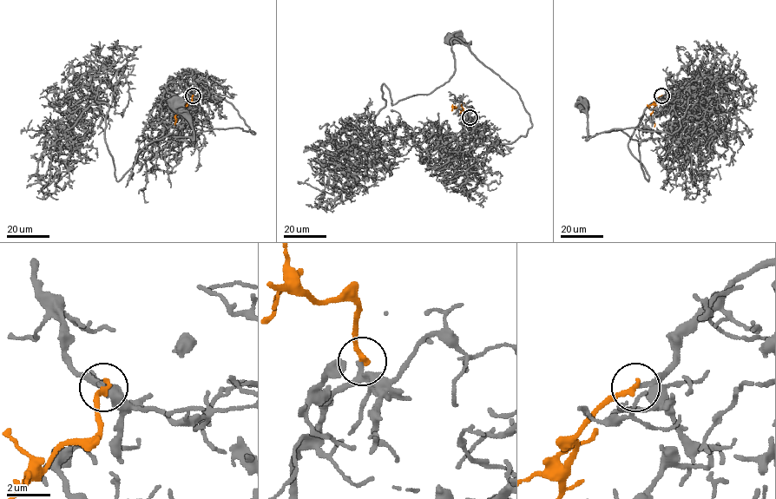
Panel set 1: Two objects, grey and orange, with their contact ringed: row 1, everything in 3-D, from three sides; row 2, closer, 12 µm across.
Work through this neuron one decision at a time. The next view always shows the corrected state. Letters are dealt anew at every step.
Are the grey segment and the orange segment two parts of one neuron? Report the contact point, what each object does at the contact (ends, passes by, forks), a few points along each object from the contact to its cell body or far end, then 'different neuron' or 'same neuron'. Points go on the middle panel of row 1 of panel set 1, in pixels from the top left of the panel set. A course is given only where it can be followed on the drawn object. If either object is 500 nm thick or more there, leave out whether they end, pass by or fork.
(470, 117) | grey passes by | orange ends | grey via (470, 117), (456, 141), (460, 149), (511, 143), (532, 125), (519, 94), (477, 58), (470, 42), (451, 37) | orange via (470, 117), (468, 111), (452, 107), (452, 109) | same neuron

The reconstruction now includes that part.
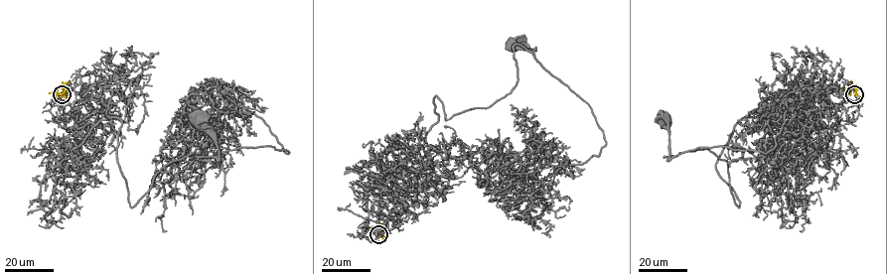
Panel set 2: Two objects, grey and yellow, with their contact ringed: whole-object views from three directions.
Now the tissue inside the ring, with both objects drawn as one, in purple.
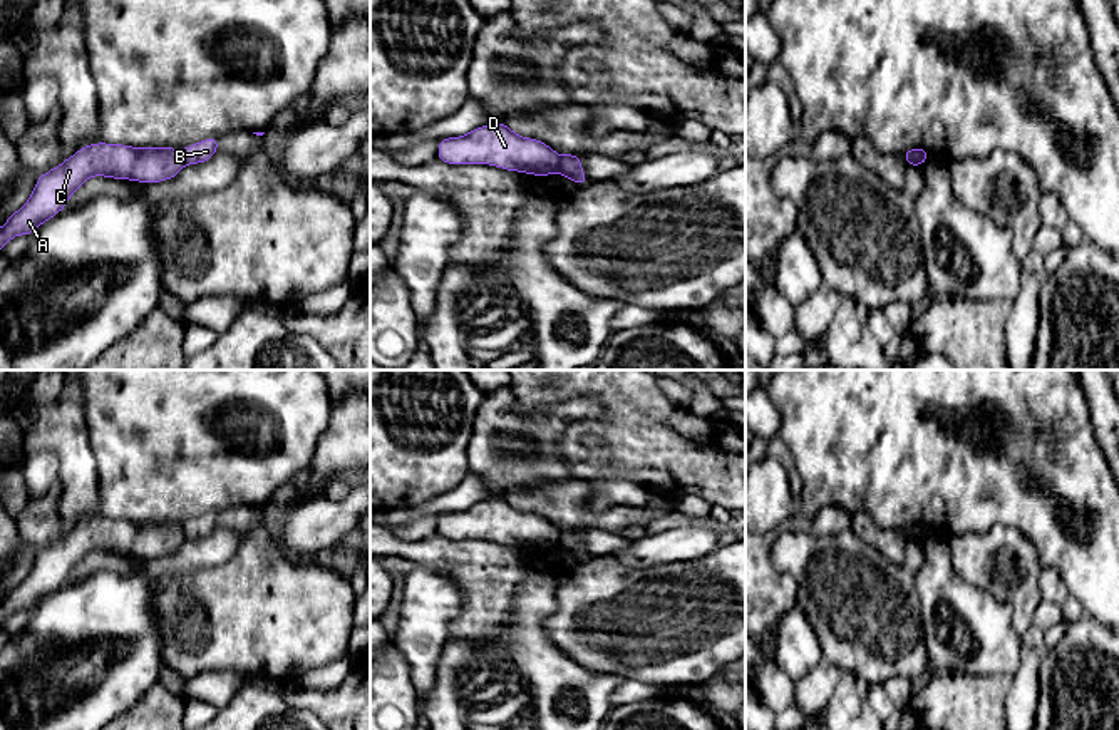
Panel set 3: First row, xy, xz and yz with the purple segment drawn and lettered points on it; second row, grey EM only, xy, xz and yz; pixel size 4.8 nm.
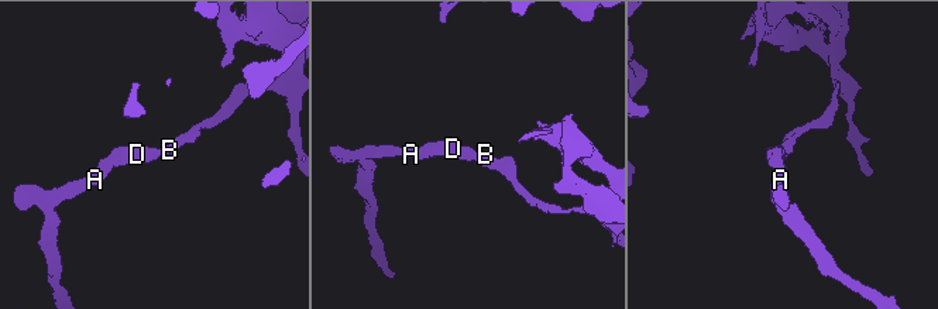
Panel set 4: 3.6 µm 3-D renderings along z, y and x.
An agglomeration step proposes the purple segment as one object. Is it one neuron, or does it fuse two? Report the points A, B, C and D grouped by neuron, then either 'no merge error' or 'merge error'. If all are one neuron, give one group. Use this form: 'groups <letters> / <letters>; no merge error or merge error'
groups A C D / B; merge error

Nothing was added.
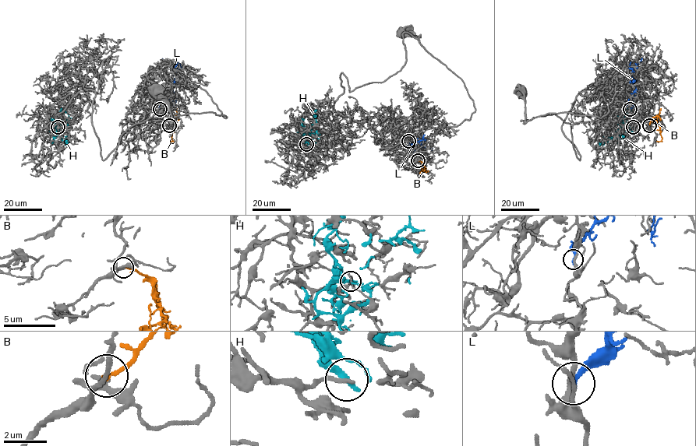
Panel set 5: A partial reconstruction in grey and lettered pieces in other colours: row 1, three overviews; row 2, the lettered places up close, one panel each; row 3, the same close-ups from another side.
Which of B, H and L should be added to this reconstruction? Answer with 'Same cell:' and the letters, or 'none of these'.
Same cell: none of these

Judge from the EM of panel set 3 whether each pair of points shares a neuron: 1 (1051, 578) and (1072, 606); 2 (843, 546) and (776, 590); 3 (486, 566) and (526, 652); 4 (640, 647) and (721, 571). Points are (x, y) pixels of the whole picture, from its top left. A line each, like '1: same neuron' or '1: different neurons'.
1: same neuron
2: different neurons
3: different neurons
4: same neuron

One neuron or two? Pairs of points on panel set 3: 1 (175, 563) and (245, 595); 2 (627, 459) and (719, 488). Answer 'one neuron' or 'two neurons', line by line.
1: two neurons
2: one neuron

